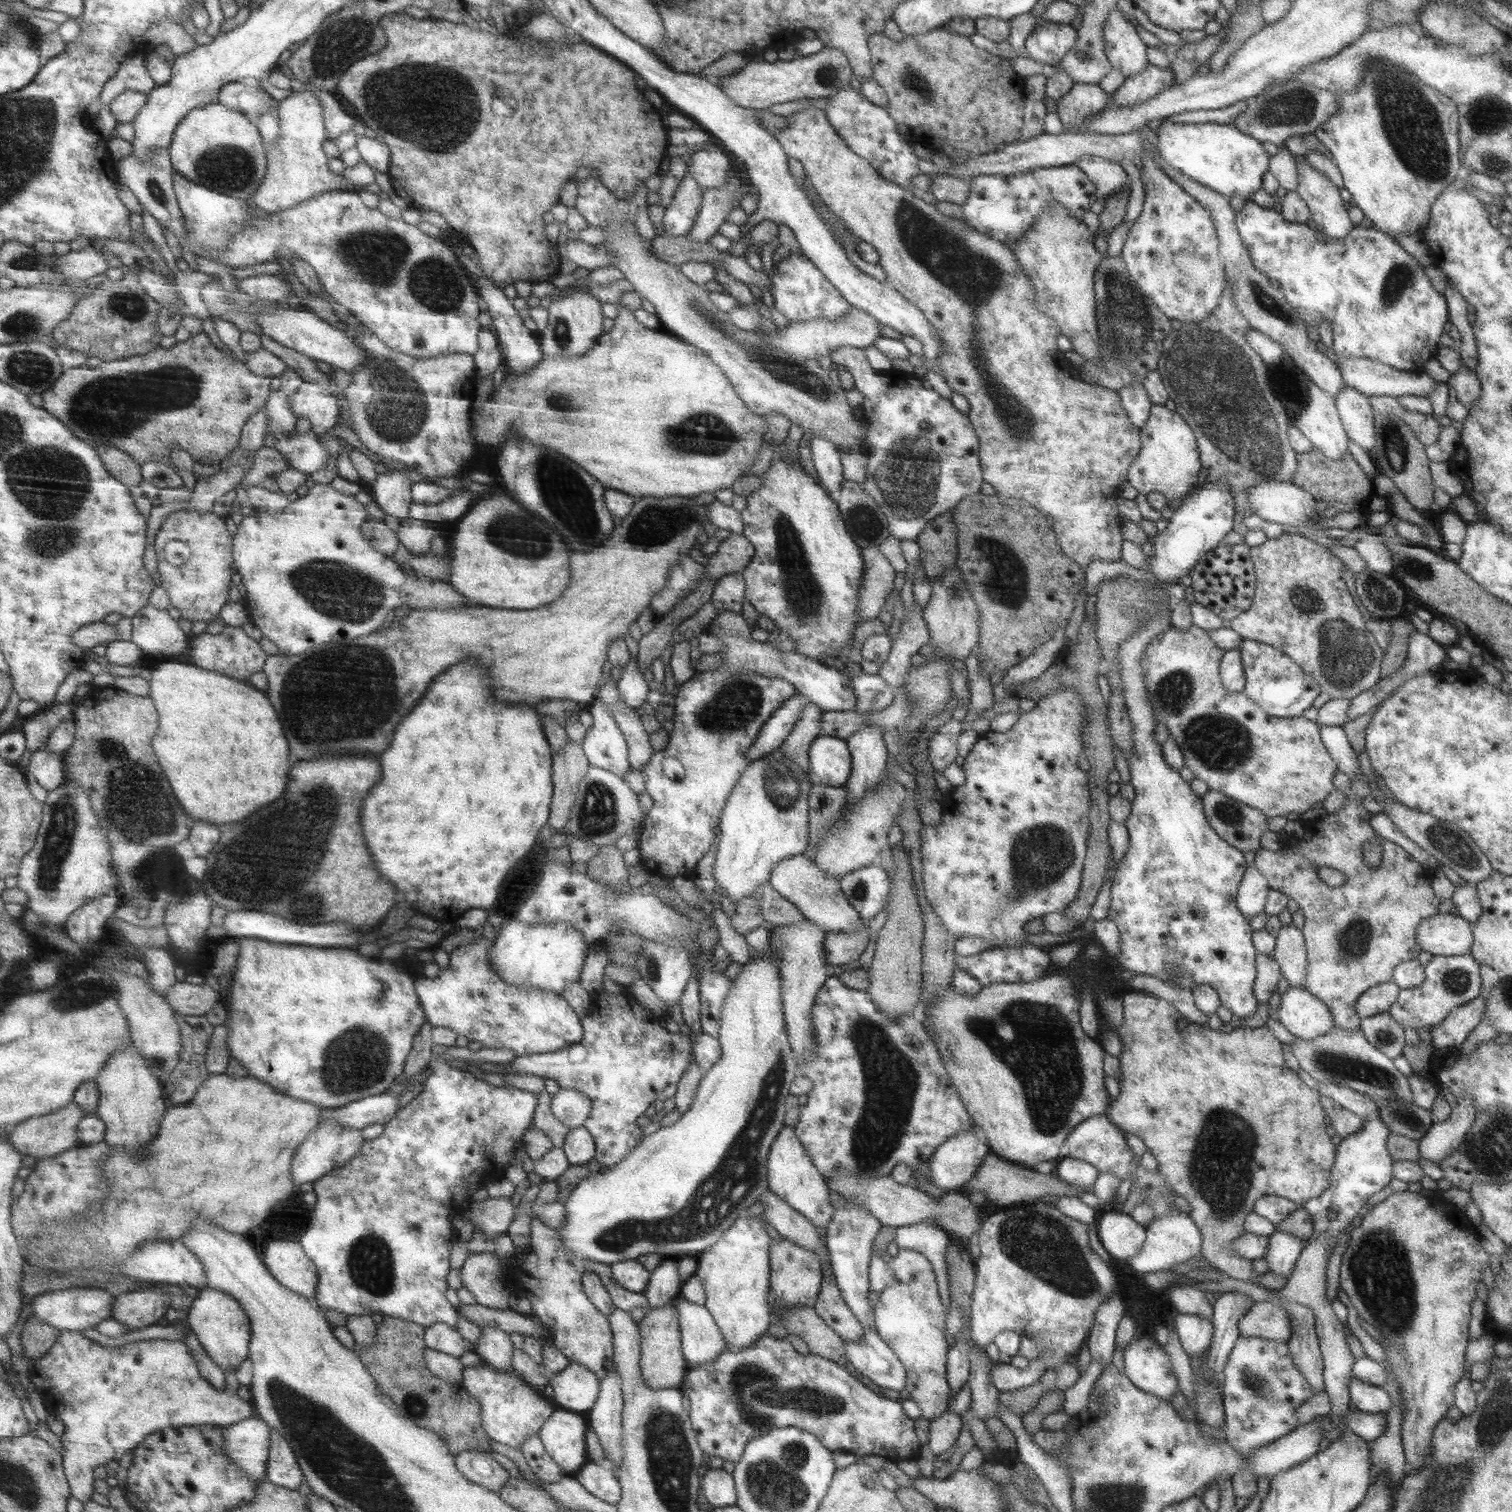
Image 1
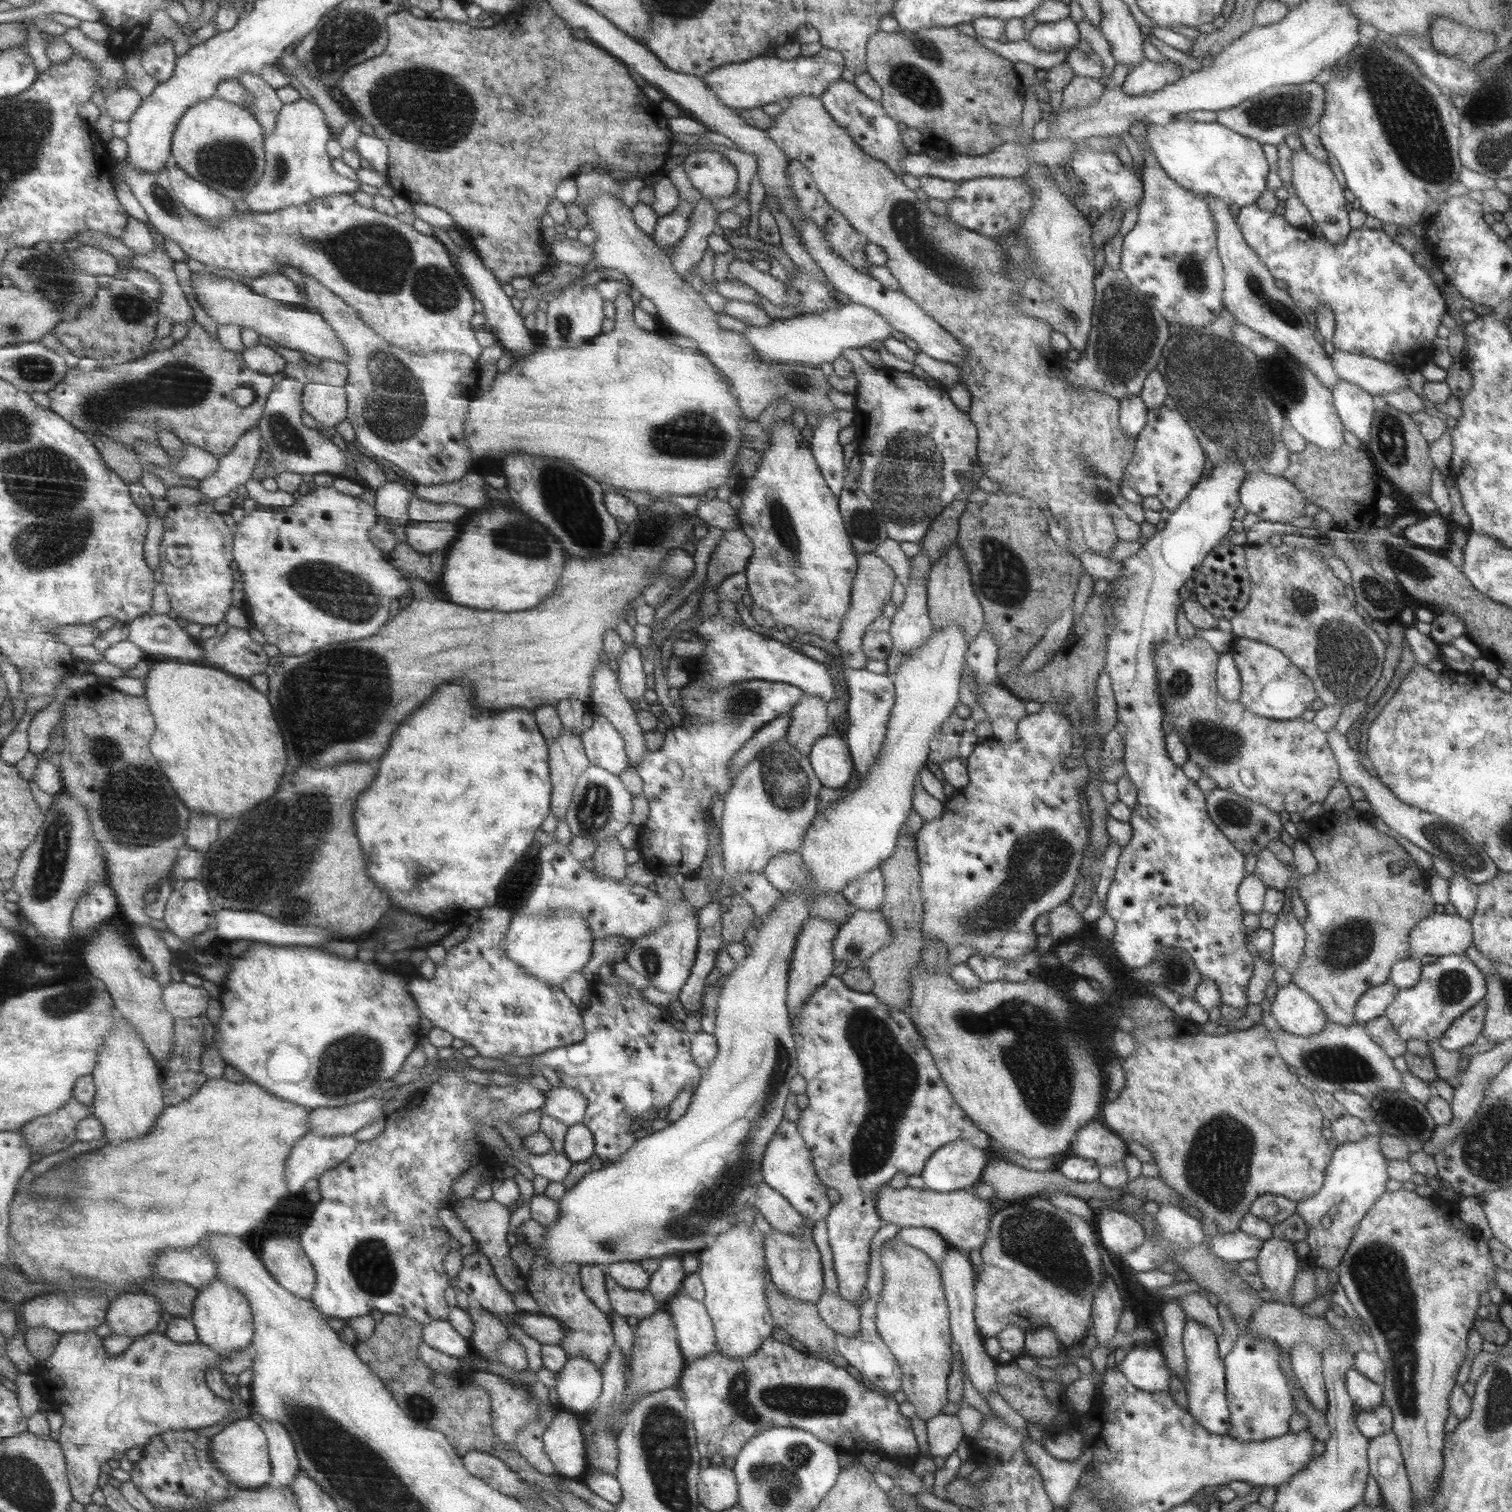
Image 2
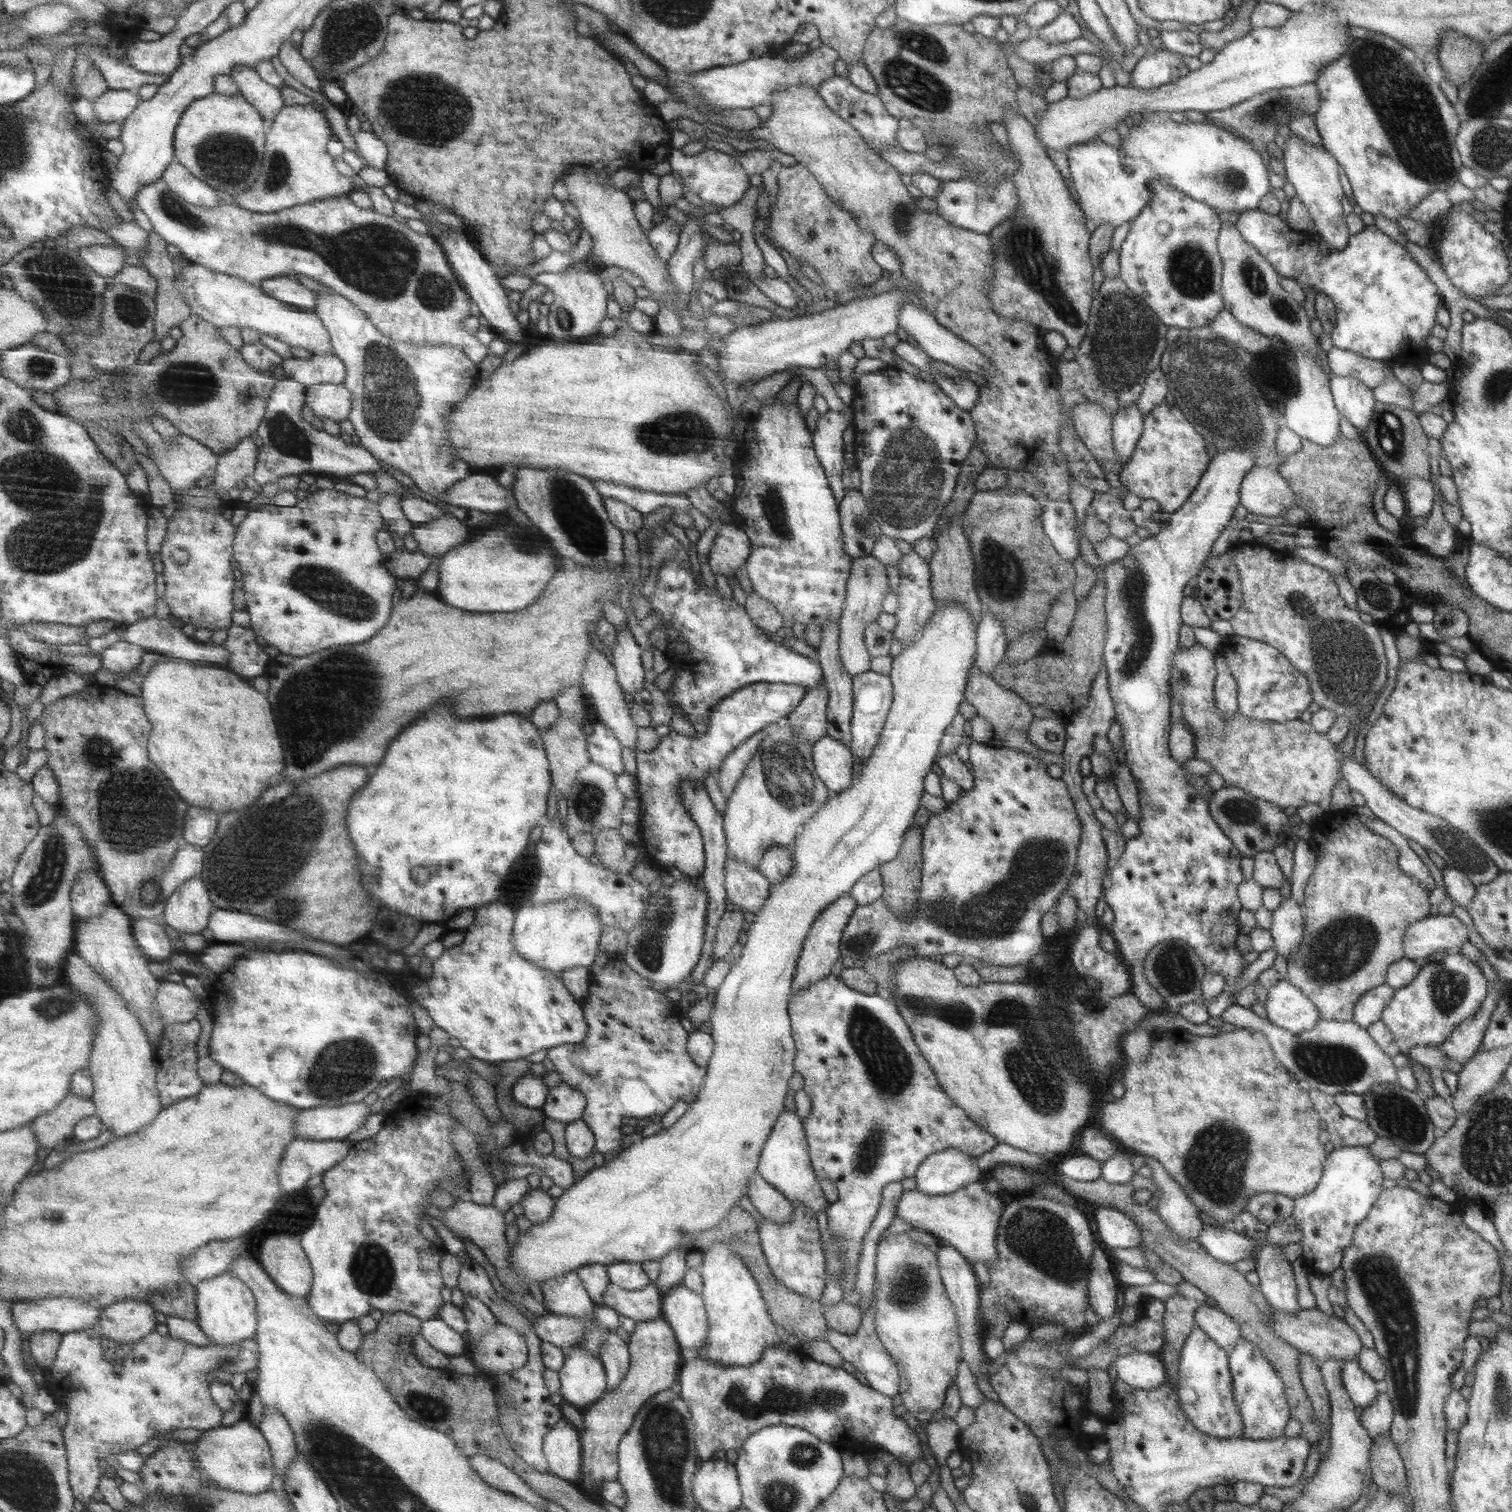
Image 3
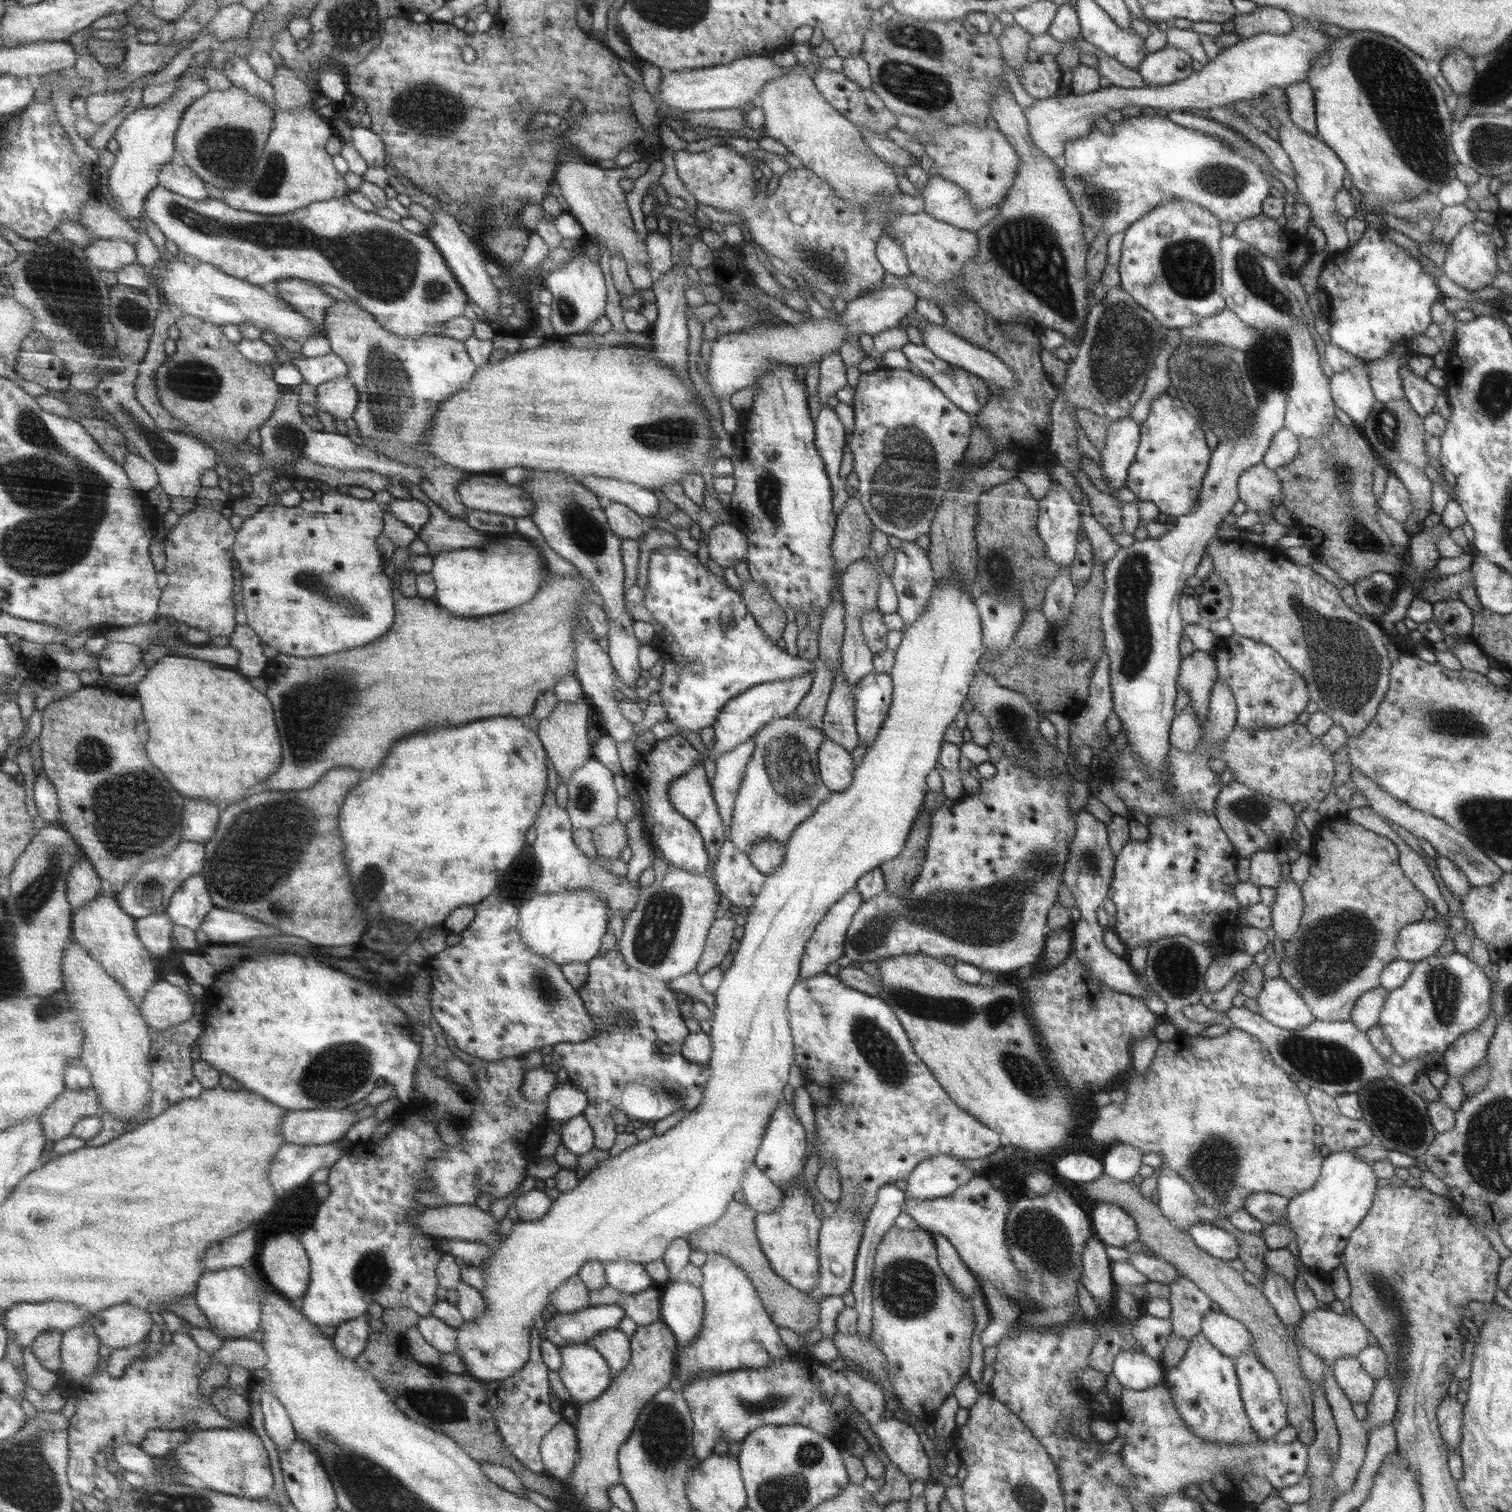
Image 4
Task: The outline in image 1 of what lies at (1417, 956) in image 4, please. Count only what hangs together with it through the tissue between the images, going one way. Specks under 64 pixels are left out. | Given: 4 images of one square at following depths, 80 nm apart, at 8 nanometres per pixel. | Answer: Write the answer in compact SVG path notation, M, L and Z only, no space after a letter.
M1439 913L1418 925L1417 941L1433 955L1466 954L1473 945L1473 925L1460 916Z

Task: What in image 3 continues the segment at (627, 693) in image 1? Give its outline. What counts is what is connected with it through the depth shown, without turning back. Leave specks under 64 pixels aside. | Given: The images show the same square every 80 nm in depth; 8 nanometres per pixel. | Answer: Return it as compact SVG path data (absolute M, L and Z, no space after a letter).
M628 629L616 632L616 645L612 650L612 664L617 674L617 682L623 692L634 694L644 686L644 668L641 662L642 650L632 632Z

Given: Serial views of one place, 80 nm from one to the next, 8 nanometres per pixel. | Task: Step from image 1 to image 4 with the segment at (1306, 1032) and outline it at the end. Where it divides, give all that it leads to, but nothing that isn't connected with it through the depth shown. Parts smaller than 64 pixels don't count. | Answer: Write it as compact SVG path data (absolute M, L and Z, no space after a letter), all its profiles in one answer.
M1282 976L1265 979L1257 998L1260 1014L1286 1030L1302 1030L1315 1016L1302 995Z

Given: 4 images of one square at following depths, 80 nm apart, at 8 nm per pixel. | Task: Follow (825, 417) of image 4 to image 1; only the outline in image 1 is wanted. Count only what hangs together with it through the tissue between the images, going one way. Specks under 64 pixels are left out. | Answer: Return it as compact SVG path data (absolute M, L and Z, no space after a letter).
M814 436L810 444L812 460L822 485L830 493L840 490L845 476L843 475L841 453L837 451L837 446L826 439L822 439L822 436Z

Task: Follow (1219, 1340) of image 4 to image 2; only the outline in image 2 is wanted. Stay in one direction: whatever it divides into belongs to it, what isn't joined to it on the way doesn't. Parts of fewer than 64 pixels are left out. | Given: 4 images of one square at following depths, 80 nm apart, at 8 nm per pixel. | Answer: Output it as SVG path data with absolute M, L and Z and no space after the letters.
M1195 1291L1179 1296L1179 1301L1188 1317L1213 1330L1216 1336L1223 1335L1223 1324L1218 1316L1217 1307L1208 1299Z

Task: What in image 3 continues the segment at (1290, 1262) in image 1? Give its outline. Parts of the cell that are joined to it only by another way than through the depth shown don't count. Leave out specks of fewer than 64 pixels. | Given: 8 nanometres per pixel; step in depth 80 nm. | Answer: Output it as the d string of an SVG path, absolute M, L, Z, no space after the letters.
M1264 1241L1261 1247L1255 1266L1261 1280L1260 1292L1274 1309L1298 1312L1301 1306L1297 1299L1297 1280L1292 1264L1284 1260L1281 1246Z

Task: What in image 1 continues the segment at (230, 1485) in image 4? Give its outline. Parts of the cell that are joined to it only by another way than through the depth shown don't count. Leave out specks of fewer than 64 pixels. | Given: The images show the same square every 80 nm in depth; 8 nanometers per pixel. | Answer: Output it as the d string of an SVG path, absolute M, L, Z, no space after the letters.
M257 1414L226 1427L227 1453L252 1478L266 1480L272 1454L273 1426Z

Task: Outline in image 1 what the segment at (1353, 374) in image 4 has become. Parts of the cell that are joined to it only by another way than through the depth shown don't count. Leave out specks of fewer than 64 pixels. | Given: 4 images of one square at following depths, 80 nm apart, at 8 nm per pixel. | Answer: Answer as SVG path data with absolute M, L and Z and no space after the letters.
M1345 386L1335 399L1347 438L1366 452L1376 447L1375 412L1369 396Z

